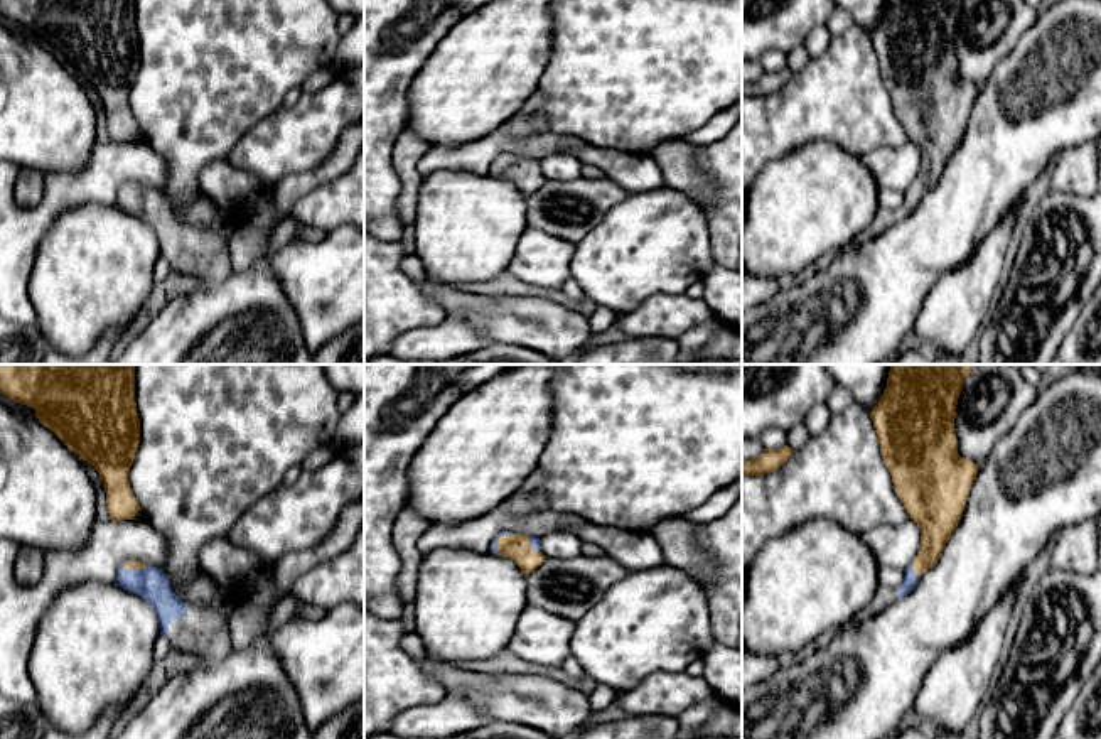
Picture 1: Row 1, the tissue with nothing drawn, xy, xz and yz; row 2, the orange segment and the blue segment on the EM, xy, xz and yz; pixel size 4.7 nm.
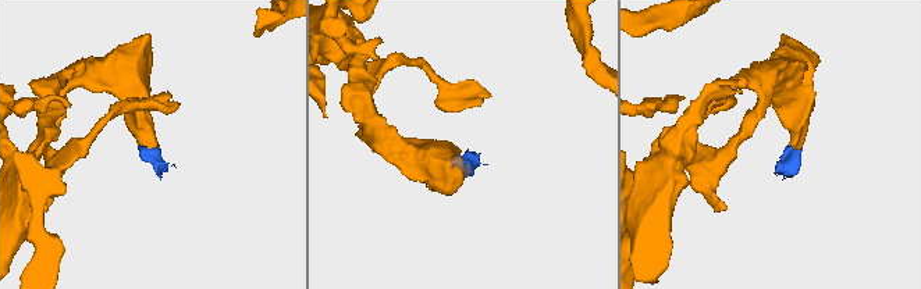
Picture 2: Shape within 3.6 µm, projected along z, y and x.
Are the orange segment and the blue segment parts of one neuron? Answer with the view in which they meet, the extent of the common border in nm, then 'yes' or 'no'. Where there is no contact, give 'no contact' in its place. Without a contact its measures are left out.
meets orange in yz; contact 80 nm long; yes

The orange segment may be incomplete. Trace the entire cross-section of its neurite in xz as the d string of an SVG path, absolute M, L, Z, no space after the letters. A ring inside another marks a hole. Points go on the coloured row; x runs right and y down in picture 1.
M514 531L499 533L489 547L497 555L511 557L521 572L528 575L545 562L541 542L536 537L526 537Z

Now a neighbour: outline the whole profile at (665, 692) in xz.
M683 670L653 673L637 687L620 692L617 700L626 715L678 717L713 695L713 688L703 677L691 677Z

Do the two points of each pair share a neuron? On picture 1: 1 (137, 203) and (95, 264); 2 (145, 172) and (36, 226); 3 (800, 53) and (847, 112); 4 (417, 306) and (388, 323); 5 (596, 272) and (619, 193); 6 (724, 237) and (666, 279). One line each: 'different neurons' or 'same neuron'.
1: different neurons
2: same neuron
3: different neurons
4: same neuron
5: different neurons
6: different neurons

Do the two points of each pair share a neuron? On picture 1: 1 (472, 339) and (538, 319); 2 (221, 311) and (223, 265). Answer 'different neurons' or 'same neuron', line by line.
1: different neurons
2: different neurons

